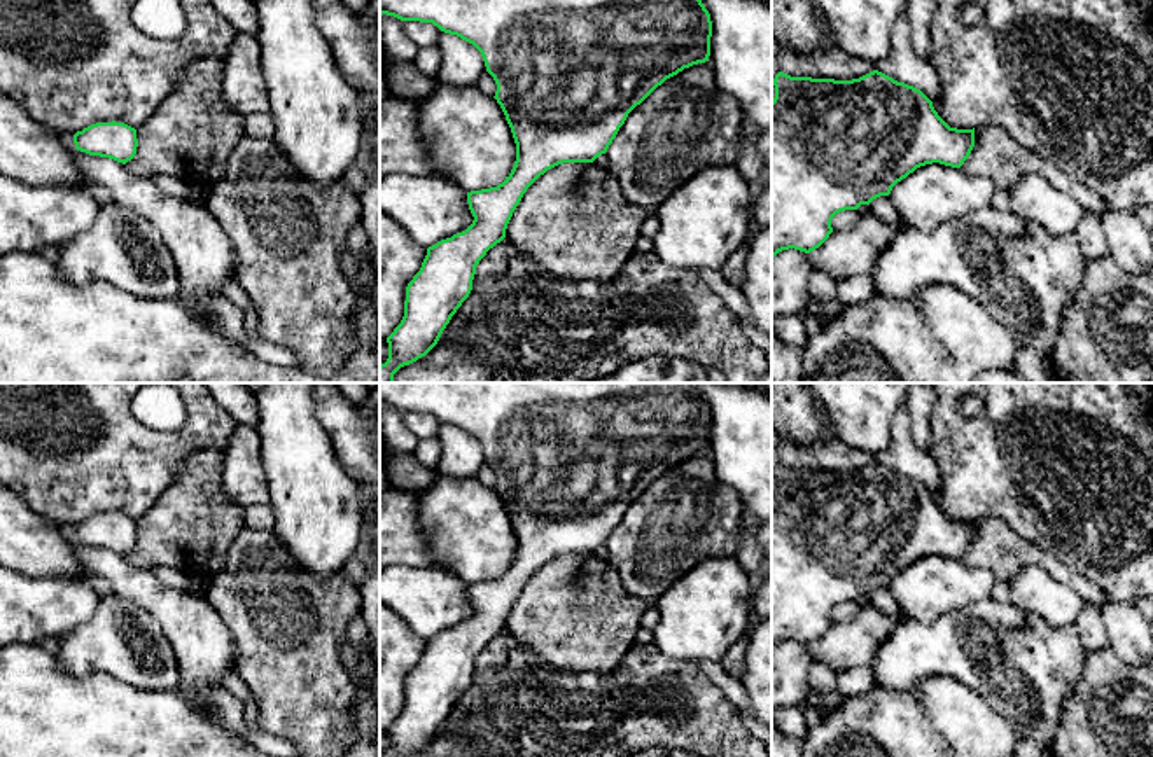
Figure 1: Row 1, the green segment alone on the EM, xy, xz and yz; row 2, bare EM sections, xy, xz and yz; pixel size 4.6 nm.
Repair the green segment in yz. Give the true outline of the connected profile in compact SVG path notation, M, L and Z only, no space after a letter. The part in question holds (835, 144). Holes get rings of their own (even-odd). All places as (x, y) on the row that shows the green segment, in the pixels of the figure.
M873 70L859 79L835 80L791 77L779 72L772 100L772 257L782 250L805 253L819 248L833 233L831 220L845 210L857 210L880 196L917 168L940 163L961 168L975 147L975 128L950 128L933 101L917 87Z

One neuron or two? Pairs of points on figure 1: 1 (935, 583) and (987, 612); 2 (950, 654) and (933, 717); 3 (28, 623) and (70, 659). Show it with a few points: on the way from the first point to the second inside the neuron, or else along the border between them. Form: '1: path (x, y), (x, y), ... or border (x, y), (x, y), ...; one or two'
1: border (989, 597), (945, 612), (935, 621); two
2: border (907, 689), (949, 675), (980, 696); two
3: border (93, 612), (88, 619), (58, 637); two

